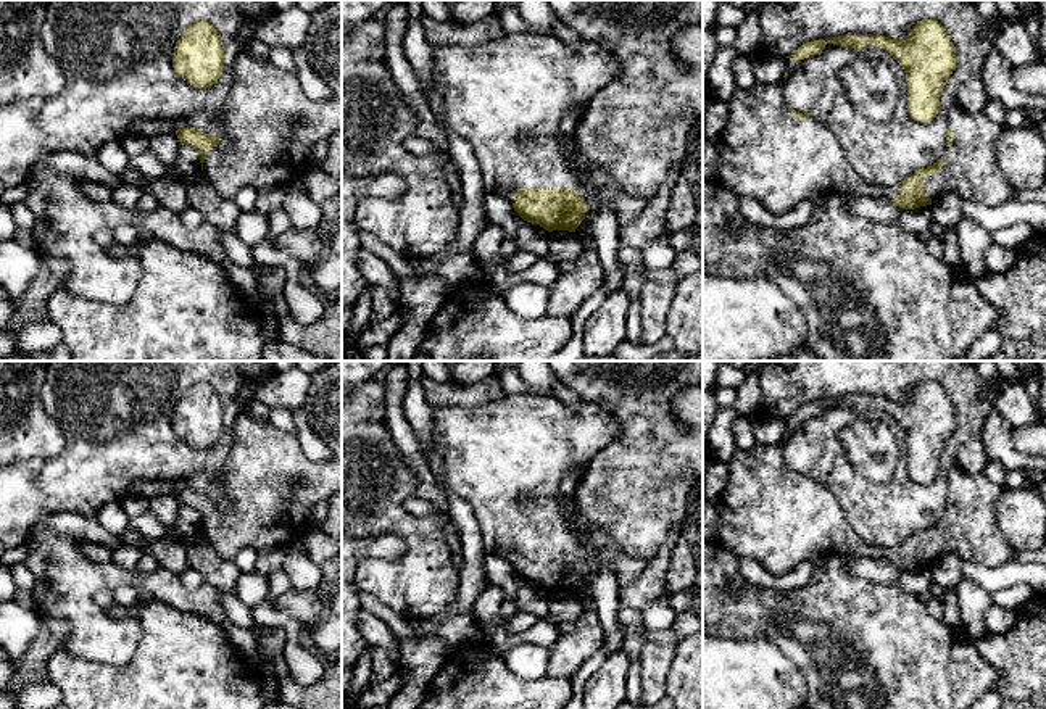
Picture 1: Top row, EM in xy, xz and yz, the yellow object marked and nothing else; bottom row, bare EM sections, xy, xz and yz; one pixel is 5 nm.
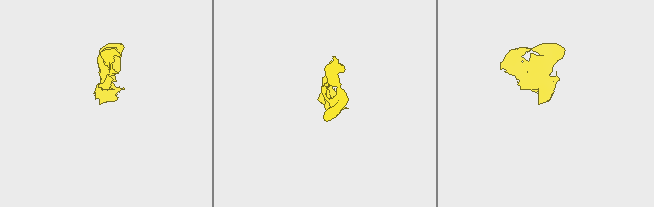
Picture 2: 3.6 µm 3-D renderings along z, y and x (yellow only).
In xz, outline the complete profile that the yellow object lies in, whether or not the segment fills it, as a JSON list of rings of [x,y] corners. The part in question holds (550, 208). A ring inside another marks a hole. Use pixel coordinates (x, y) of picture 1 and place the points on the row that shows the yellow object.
[[[532,32],[503,34],[498,40],[477,47],[437,47],[434,48],[434,84],[440,93],[440,103],[450,131],[464,139],[474,150],[484,187],[504,198],[514,211],[527,222],[537,224],[548,232],[575,232],[585,245],[583,255],[575,261],[572,272],[561,274],[548,288],[548,313],[554,316],[572,316],[583,300],[601,288],[604,269],[600,263],[593,240],[590,205],[595,200],[606,201],[619,222],[619,229],[635,221],[648,206],[651,198],[625,195],[612,180],[608,169],[590,163],[580,155],[582,166],[574,169],[559,145],[559,122],[569,110],[582,111],[591,98],[611,82],[619,71],[617,60],[601,45],[580,39],[577,48],[571,48],[556,35],[537,35]],[[582,176],[590,176],[598,187],[593,195],[580,184]]]

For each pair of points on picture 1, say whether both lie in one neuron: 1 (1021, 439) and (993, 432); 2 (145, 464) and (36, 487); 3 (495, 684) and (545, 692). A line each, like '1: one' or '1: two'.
1: two
2: one
3: one

